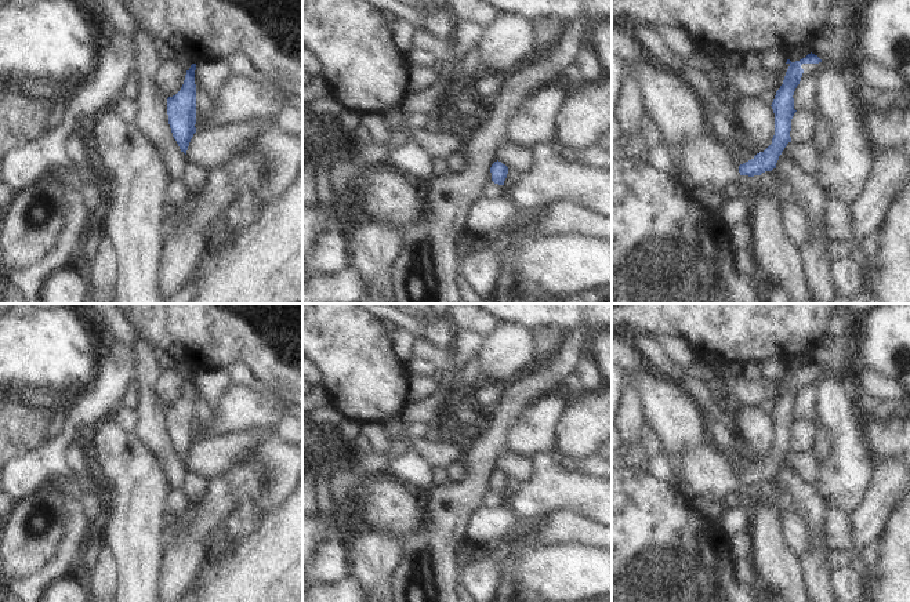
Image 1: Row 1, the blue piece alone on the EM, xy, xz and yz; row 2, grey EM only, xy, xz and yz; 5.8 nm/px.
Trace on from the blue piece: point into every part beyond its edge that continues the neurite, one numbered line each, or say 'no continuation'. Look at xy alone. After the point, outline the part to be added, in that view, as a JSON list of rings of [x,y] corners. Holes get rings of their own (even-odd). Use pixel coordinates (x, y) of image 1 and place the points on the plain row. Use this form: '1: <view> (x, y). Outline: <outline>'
no continuation

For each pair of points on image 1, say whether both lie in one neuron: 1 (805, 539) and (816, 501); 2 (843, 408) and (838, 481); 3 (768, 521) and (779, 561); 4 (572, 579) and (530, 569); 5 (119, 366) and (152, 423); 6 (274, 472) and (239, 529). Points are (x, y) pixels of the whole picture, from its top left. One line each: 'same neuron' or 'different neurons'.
1: different neurons
2: same neuron
3: same neuron
4: same neuron
5: different neurons
6: same neuron

